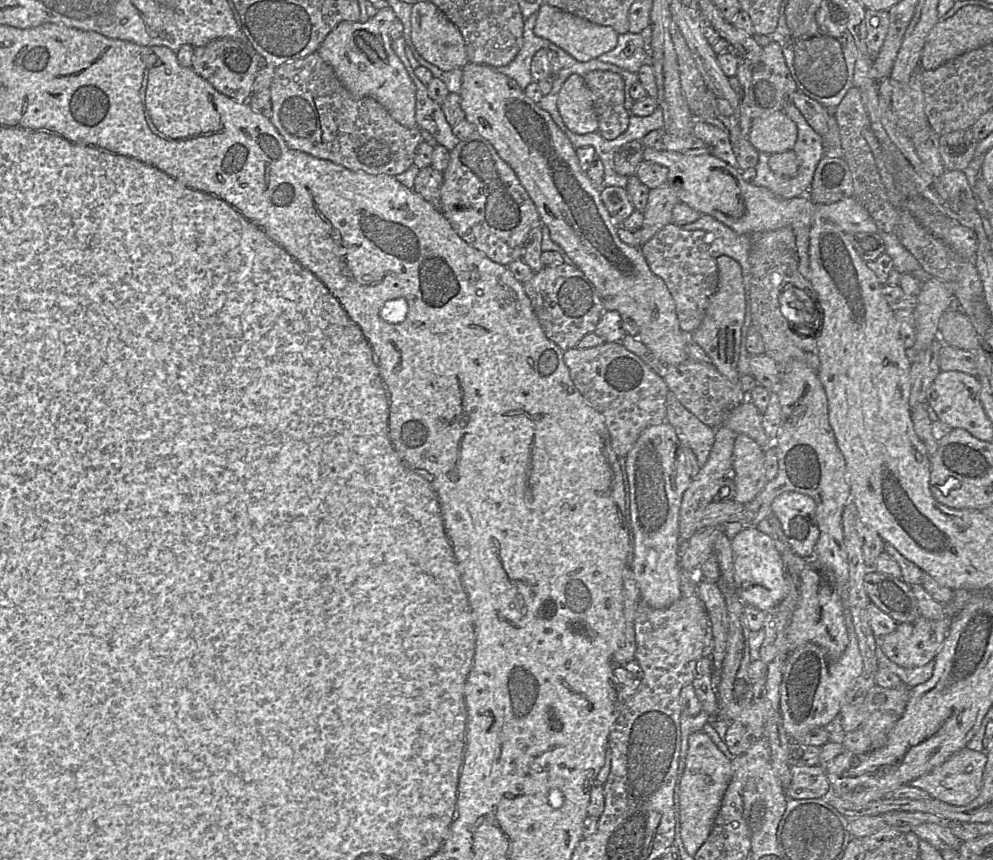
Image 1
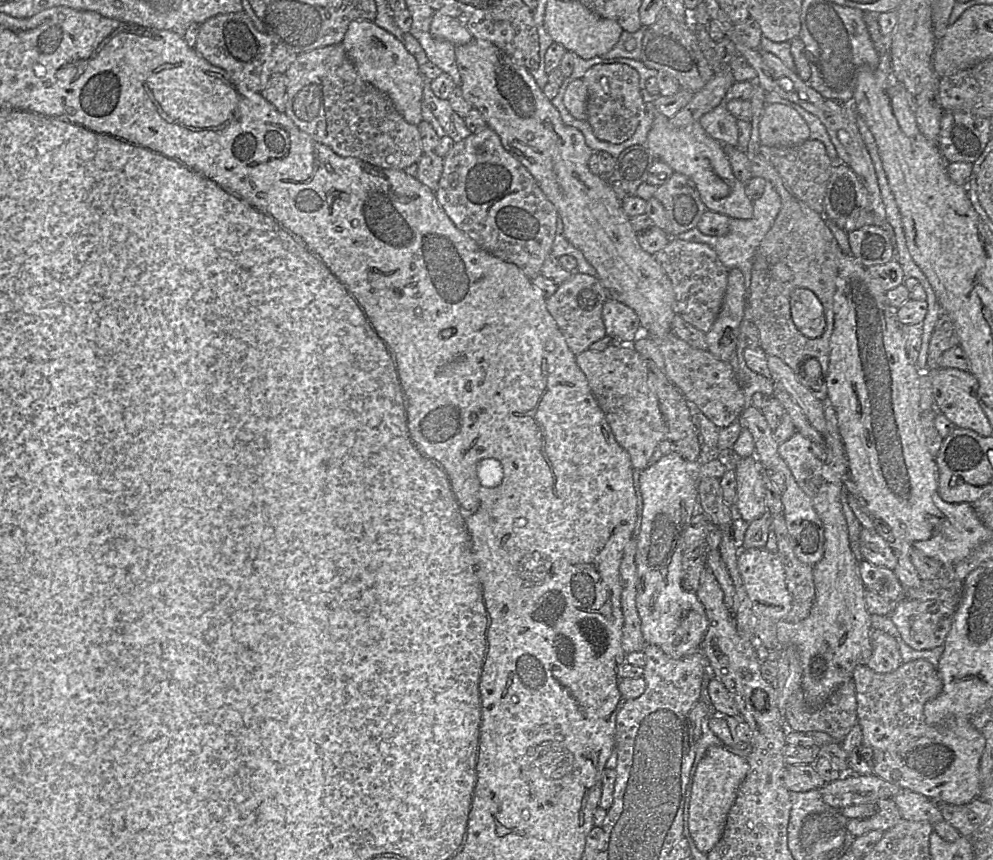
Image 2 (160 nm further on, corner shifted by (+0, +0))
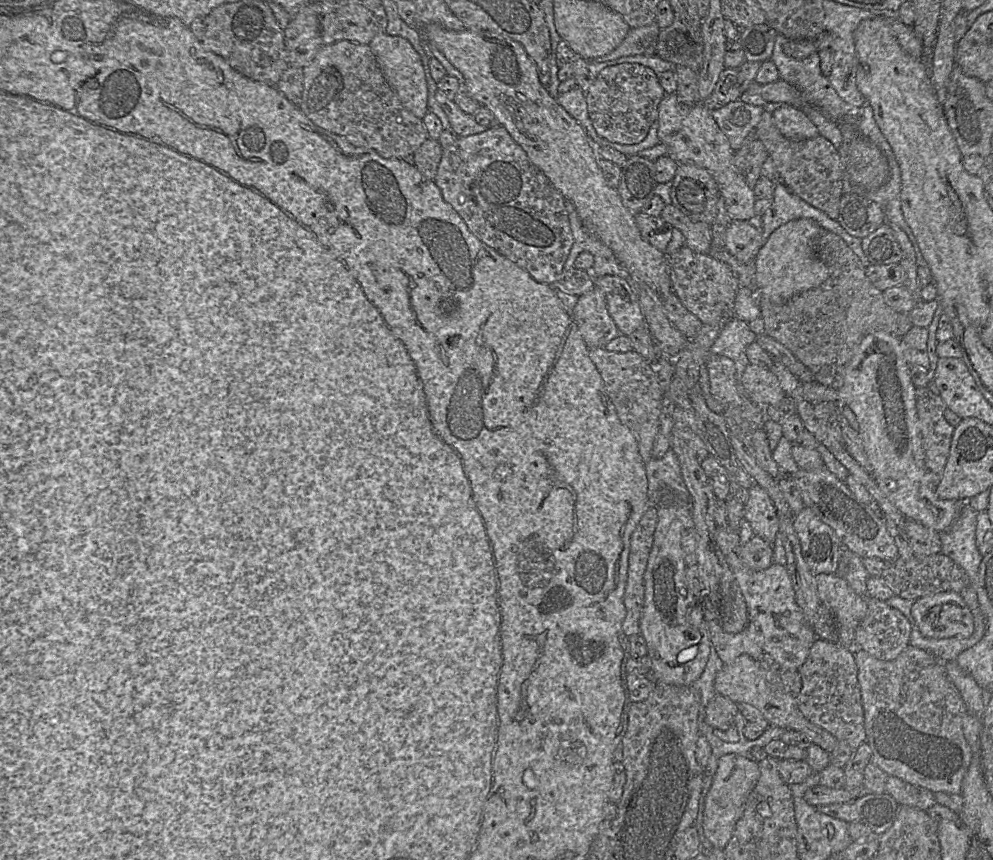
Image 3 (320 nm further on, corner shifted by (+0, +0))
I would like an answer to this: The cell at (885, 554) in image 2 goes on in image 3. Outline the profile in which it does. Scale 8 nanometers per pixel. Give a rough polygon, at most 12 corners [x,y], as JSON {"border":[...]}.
{"border":[[823,466],[790,474],[803,503],[860,558],[898,557],[884,516]]}

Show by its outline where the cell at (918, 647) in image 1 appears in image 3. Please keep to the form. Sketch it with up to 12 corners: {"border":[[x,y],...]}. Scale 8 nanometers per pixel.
{"border":[[960,593],[920,597],[911,609],[927,638],[968,638],[974,617]]}

